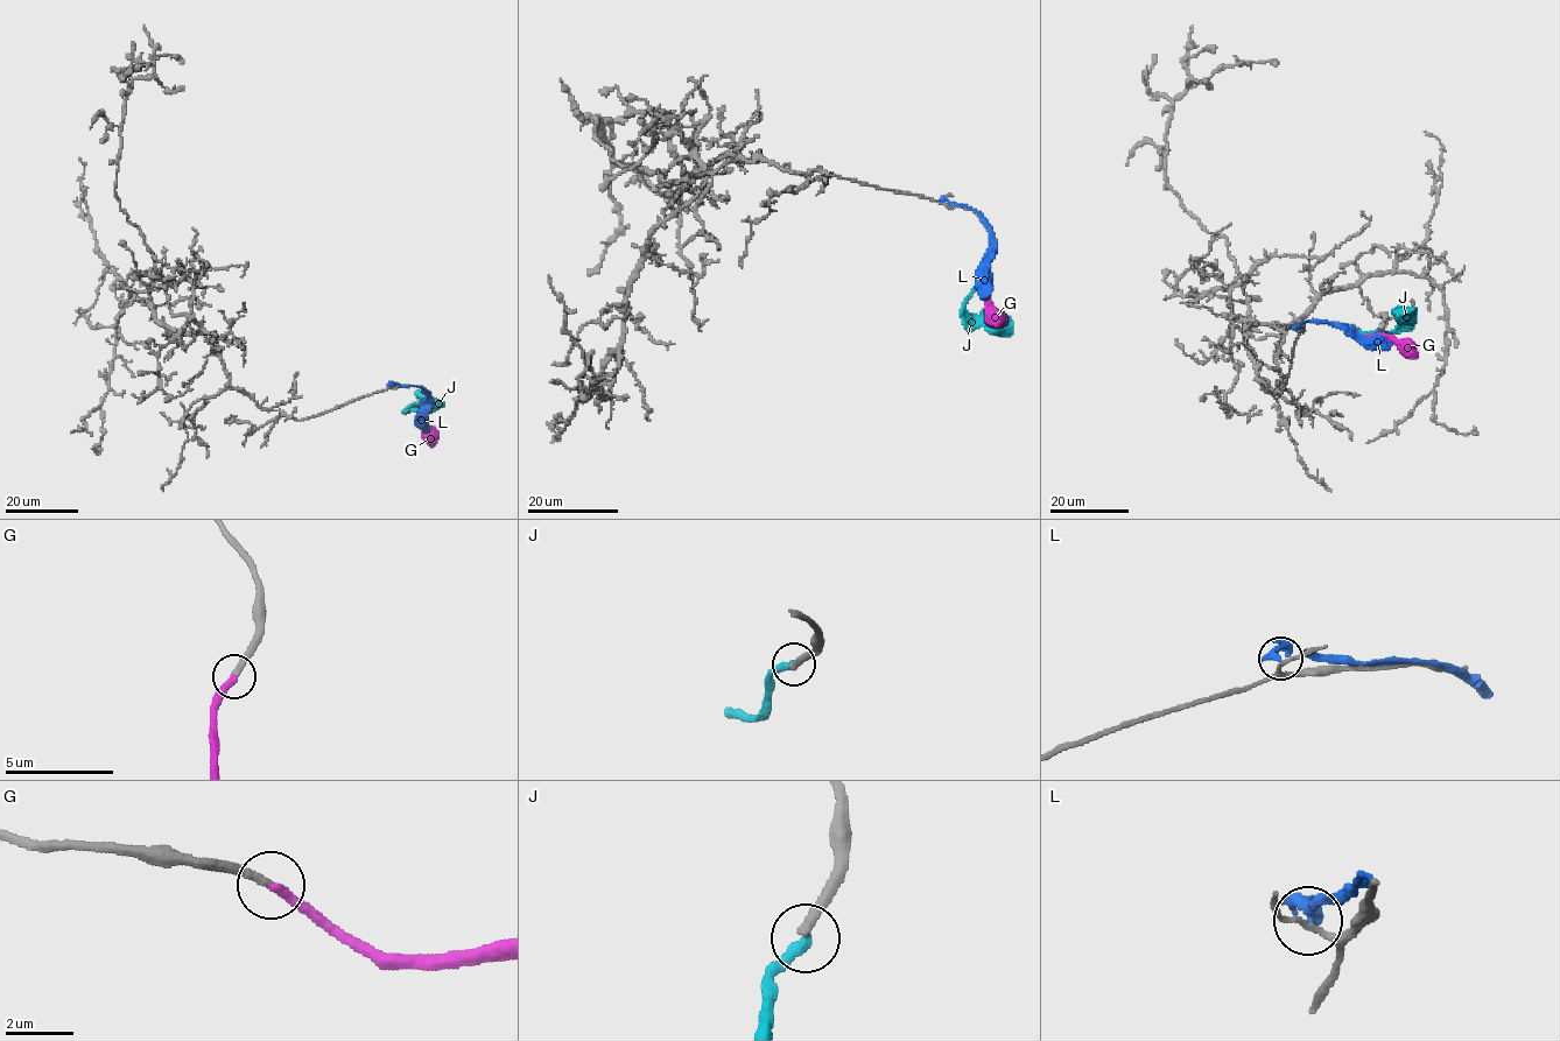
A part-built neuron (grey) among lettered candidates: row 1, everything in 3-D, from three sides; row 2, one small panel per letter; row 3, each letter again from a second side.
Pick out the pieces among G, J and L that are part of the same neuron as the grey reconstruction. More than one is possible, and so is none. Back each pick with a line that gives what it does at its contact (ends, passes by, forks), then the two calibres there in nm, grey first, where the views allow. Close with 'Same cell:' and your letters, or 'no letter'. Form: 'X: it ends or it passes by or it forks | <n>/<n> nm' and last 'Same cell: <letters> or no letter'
G: it ends | 280/320 nm
Same cell: G

